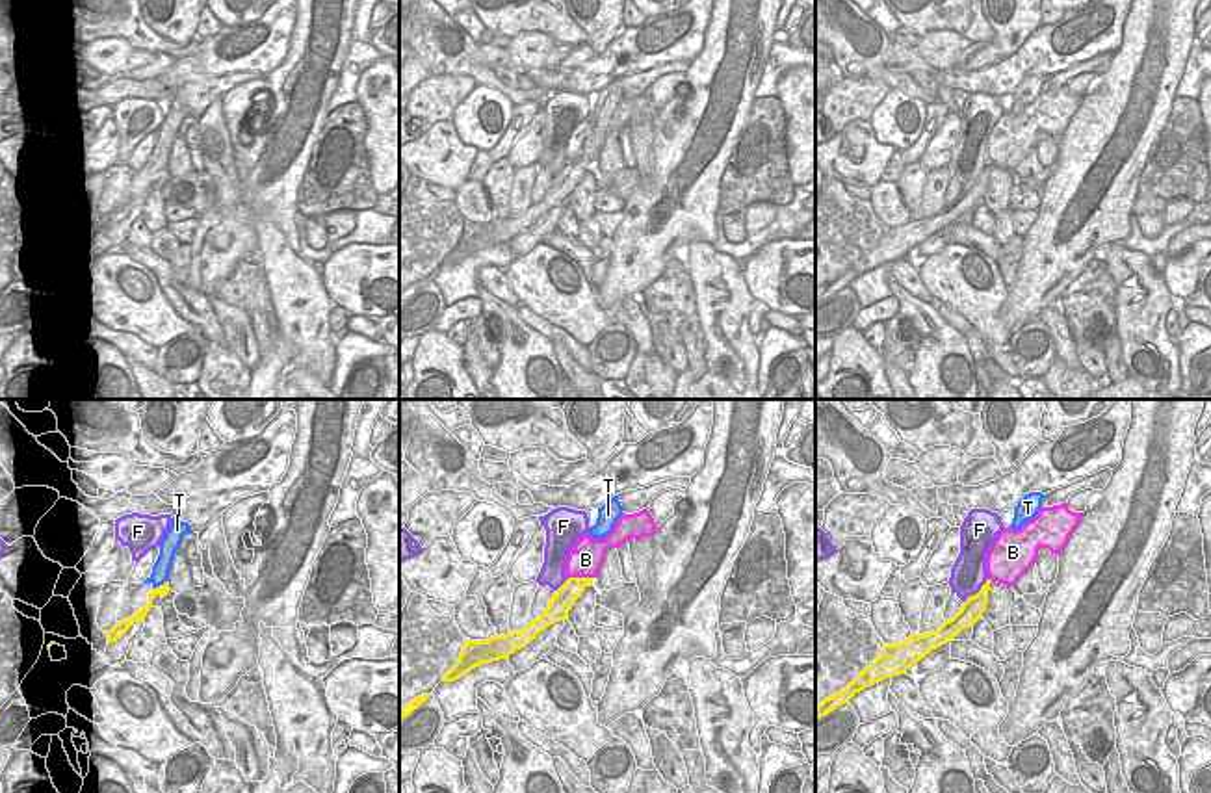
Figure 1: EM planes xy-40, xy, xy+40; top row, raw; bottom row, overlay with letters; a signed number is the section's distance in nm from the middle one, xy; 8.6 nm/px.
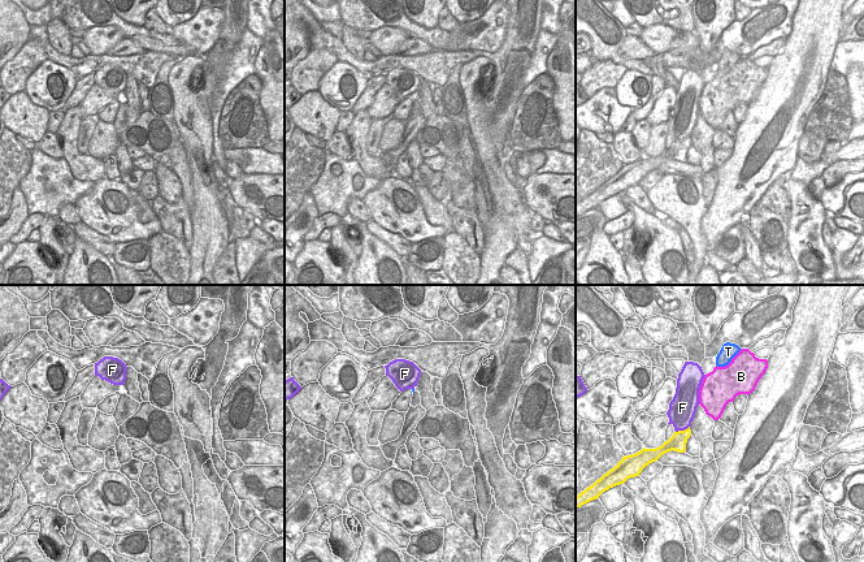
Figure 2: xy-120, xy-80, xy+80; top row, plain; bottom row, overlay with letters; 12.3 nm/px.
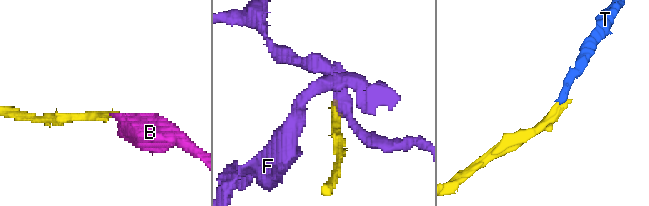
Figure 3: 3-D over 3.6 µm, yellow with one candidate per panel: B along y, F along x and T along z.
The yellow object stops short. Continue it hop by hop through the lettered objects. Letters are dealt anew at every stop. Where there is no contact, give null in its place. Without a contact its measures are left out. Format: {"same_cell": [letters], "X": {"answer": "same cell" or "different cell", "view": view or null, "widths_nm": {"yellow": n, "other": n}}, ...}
{"same_cell": ["T"], "B": {"answer": "different cell", "view": "xy", "widths_nm": {"yellow": 200, "other": 300}}, "F": {"answer": "different cell", "view": "xy+40", "widths_nm": {"yellow": 200, "other": 320}}, "T": {"answer": "same cell", "view": "xy-40", "widths_nm": {"yellow": 100, "other": 160}}}

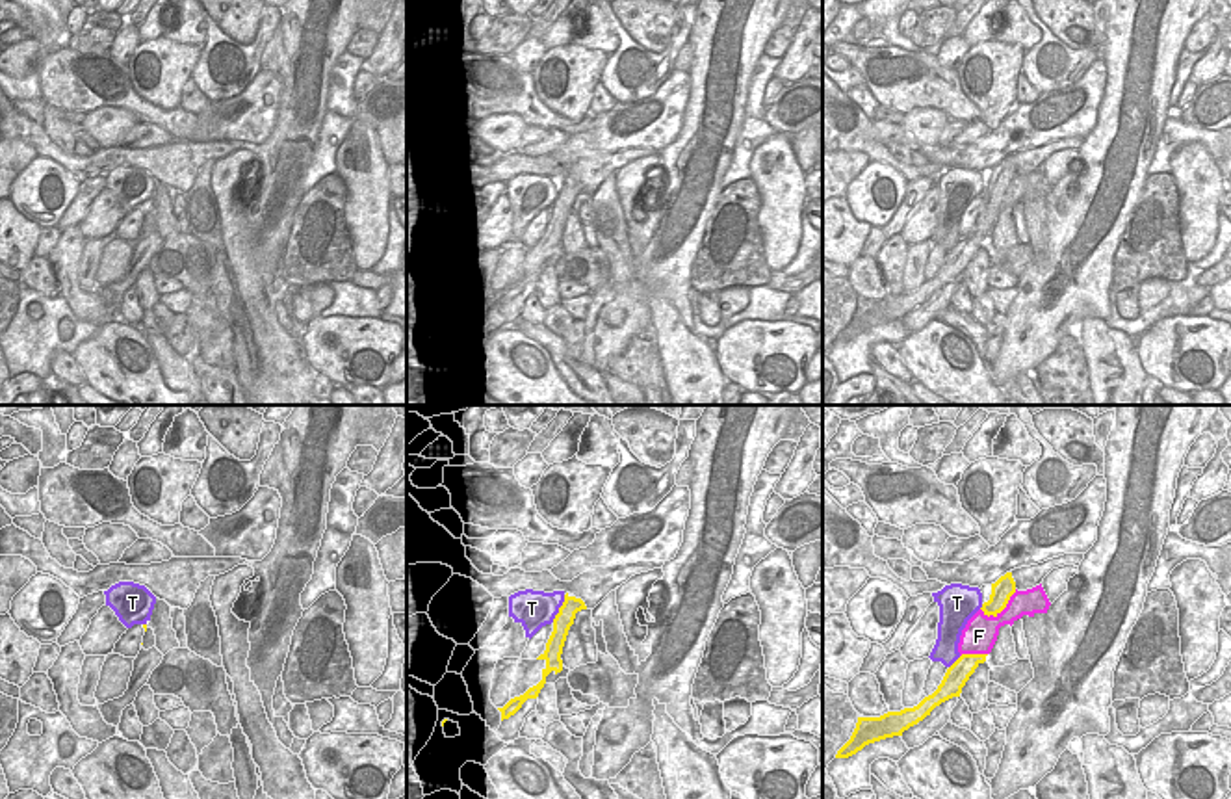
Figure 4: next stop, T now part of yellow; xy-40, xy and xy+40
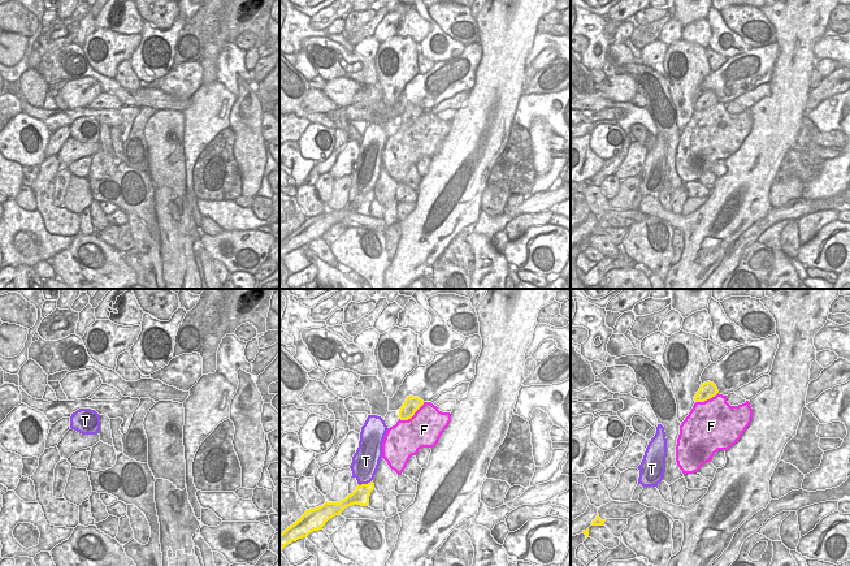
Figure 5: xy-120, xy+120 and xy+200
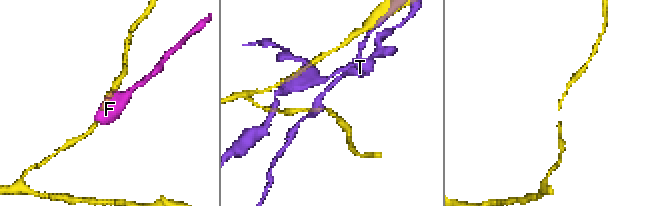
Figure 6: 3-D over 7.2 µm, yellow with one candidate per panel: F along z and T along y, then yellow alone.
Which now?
{"same_cell": [], "F": {"answer": "different cell", "view": "xy+40", "widths_nm": {"yellow": 190, "other": 280}}, "T": {"answer": "different cell", "view": "xy", "widths_nm": {"yellow": 160, "other": 320}}}

